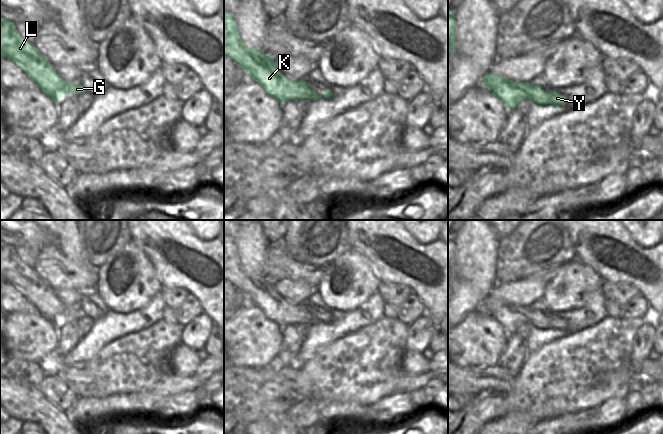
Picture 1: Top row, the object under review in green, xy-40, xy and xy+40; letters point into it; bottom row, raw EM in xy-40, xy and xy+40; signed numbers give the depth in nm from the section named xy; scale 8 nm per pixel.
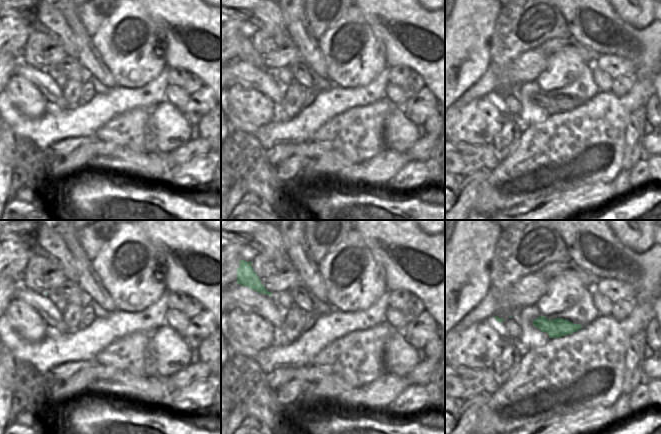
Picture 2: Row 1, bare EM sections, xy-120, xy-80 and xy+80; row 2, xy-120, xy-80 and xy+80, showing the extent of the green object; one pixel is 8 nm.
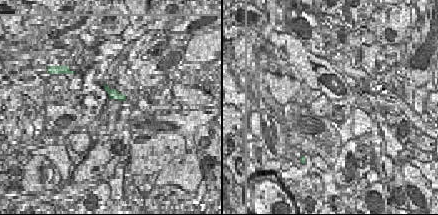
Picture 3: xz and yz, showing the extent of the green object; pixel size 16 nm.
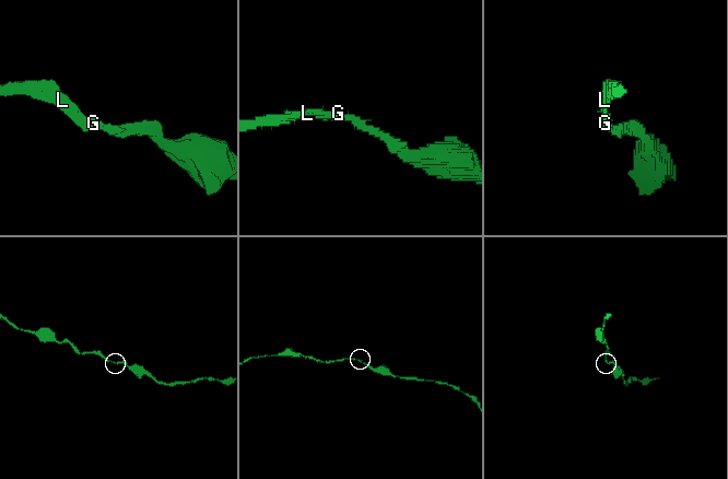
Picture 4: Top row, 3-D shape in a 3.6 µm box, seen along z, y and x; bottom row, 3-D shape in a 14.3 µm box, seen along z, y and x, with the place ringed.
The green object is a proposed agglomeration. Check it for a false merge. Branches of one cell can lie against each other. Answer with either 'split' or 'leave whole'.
leave whole

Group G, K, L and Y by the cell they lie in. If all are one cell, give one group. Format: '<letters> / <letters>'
G K L Y

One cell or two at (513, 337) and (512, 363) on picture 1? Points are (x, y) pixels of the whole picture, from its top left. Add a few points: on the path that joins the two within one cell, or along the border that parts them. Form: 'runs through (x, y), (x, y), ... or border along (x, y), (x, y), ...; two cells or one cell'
runs through (513, 343), (513, 357); one cell

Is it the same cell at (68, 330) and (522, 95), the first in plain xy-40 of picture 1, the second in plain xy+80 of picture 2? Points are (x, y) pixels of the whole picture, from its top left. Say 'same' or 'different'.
different

